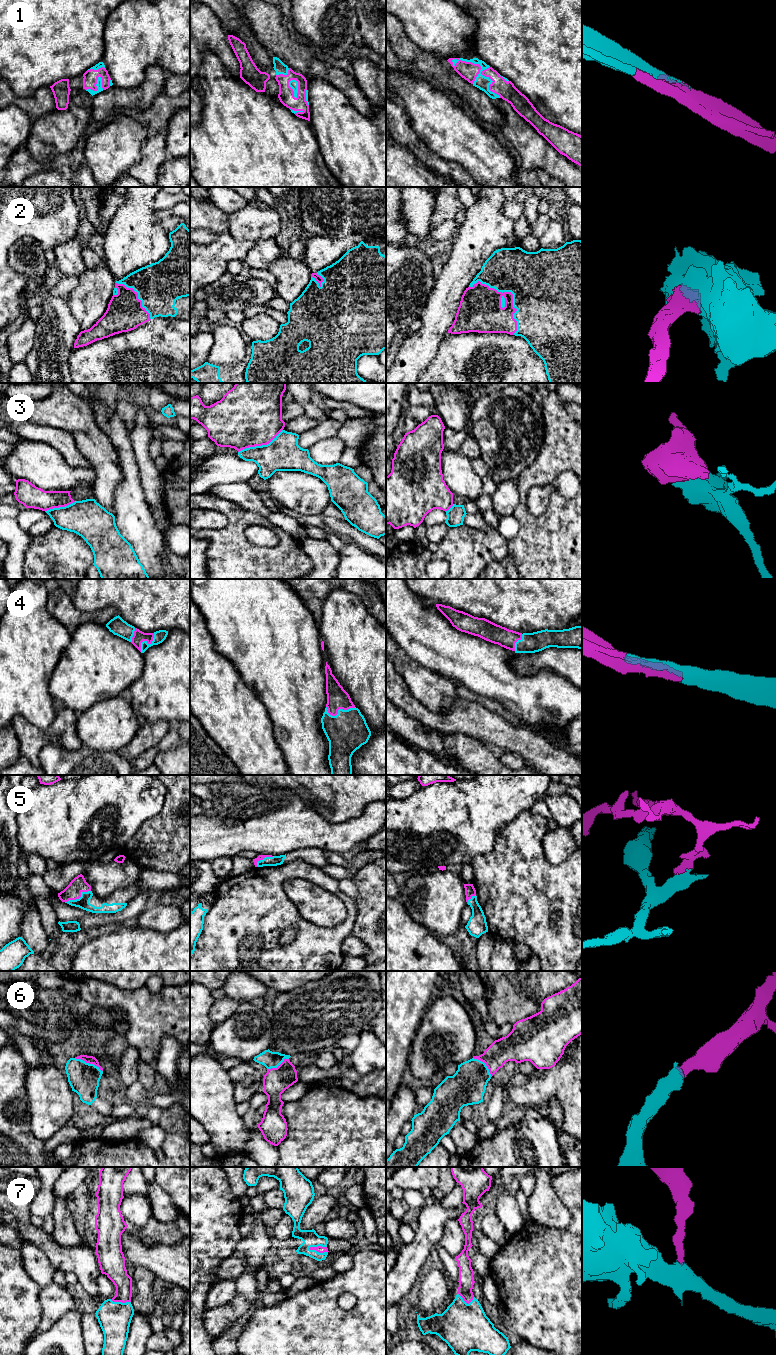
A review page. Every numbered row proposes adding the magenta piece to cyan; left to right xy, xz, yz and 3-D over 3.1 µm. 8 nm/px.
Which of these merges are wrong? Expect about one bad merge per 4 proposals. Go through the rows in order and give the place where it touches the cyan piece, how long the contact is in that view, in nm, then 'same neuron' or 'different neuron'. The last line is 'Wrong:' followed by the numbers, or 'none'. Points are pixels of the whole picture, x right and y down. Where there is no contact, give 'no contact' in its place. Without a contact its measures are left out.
1: yz (480, 70) | 500 nm | same neuron
2: yz (511, 292) | 550 nm | same neuron
3: xz (260, 446) | 400 nm | different neuron
4: xz (339, 709) | 240 nm | same neuron
5: xy (79, 898) | 220 nm | same neuron
6: xy (88, 1063) | 260 nm | same neuron
7: xz (318, 1252) | 160 nm | same neuron
Wrong: 3

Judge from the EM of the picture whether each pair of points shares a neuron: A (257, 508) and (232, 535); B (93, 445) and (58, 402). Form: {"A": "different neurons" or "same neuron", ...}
{"A": "different neurons", "B": "same neuron"}

